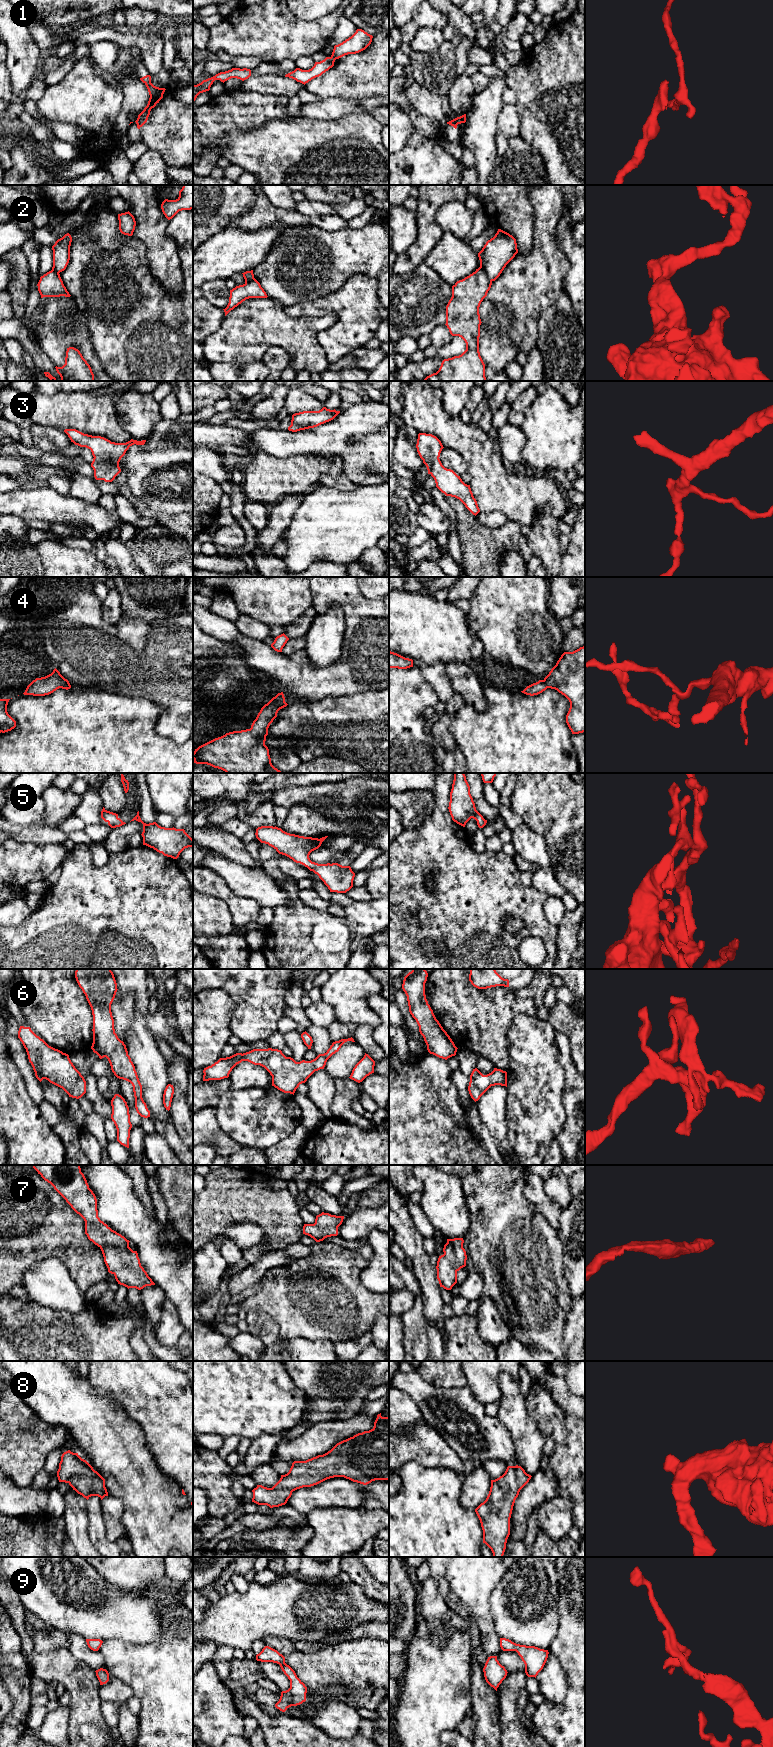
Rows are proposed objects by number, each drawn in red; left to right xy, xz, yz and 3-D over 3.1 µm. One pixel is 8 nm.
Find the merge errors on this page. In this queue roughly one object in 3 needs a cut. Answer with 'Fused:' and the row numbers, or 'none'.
Fused: 1, 2

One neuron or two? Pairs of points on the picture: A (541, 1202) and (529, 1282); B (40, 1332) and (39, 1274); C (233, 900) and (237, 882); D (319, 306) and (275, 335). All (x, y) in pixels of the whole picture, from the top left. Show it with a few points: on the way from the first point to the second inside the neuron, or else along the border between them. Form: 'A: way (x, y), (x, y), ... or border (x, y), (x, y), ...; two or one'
A: border (523, 1194), (554, 1229); two
B: border (32, 1301), (54, 1309), (63, 1310); two
C: border (220, 875), (237, 895), (254, 899), (257, 902); two
D: border (283, 306), (292, 316), (328, 313); two

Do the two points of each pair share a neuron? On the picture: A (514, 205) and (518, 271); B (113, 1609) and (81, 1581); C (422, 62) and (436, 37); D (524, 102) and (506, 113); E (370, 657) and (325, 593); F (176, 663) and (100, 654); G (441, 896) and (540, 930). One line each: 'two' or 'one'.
A: two
B: one
C: two
D: two
E: one
F: one
G: one

